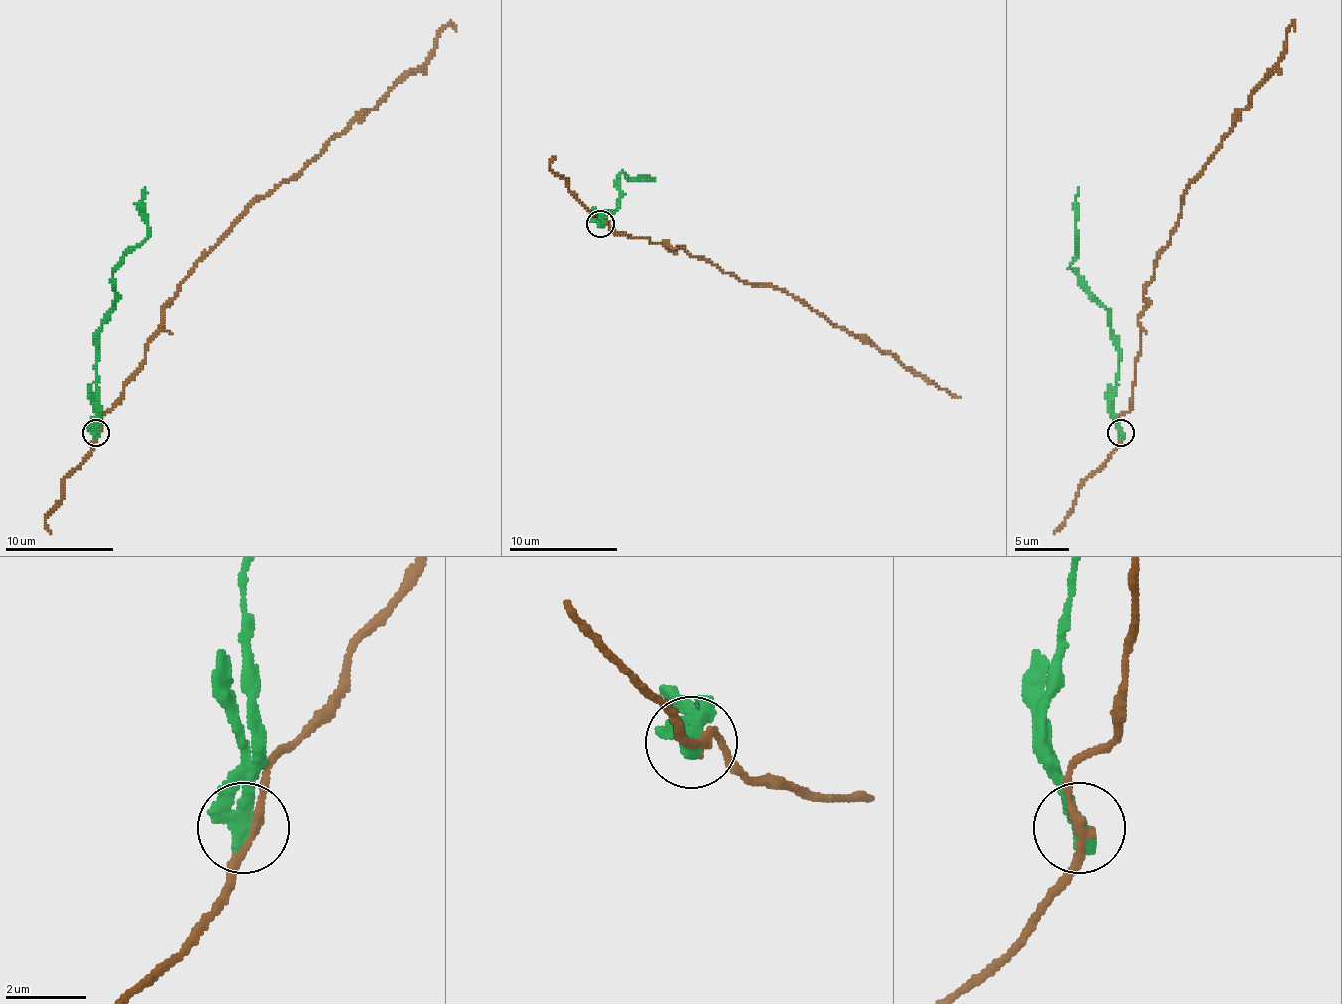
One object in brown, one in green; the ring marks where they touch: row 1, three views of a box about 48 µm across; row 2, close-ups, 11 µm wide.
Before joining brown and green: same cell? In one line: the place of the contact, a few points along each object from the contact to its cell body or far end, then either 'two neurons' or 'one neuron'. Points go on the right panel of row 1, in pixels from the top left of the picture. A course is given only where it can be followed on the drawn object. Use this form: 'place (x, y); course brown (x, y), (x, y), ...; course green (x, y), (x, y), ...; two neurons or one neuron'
place (1121, 433); course brown (1121, 433), (1154, 260), (1186, 187), (1294, 31); course green (1121, 433), (1111, 403), (1119, 339), (1105, 309), (1070, 266), (1075, 255), (1078, 187); two neurons

